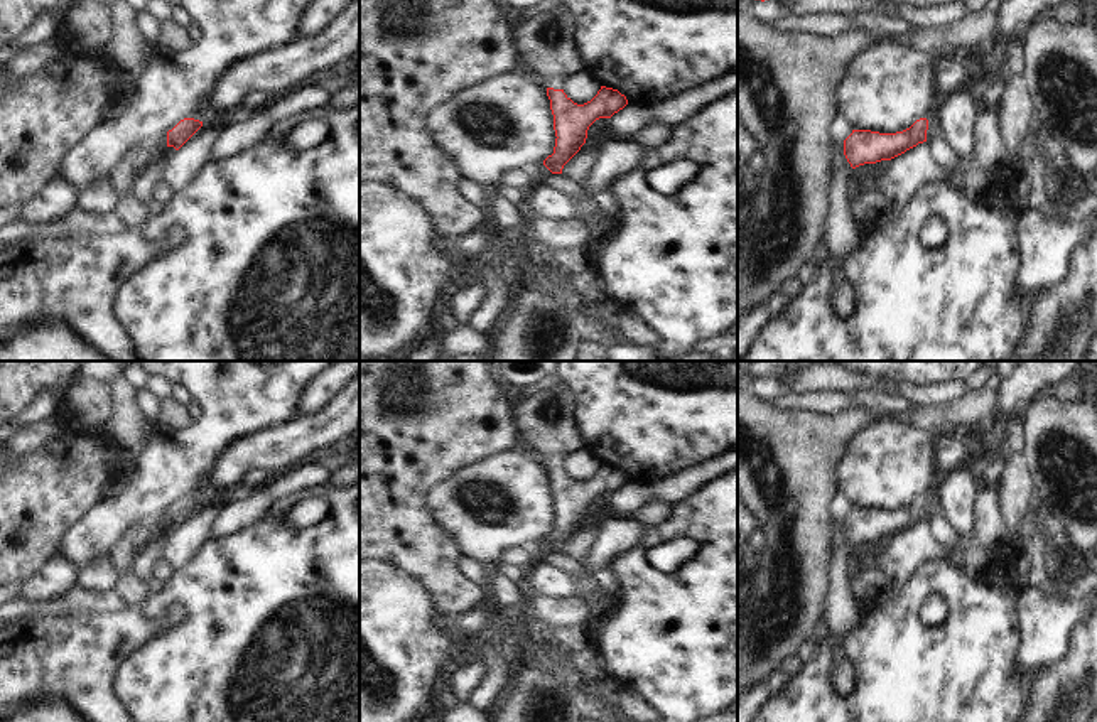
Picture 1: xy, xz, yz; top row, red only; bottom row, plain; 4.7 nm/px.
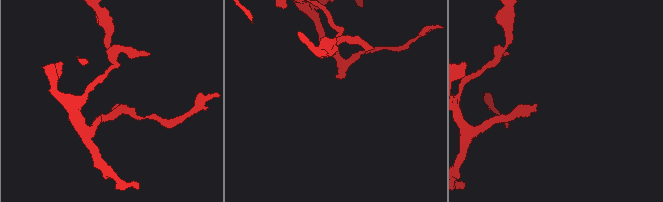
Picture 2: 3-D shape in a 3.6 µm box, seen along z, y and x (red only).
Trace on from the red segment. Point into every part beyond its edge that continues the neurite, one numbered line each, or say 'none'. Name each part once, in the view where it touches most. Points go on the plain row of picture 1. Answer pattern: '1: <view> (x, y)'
none

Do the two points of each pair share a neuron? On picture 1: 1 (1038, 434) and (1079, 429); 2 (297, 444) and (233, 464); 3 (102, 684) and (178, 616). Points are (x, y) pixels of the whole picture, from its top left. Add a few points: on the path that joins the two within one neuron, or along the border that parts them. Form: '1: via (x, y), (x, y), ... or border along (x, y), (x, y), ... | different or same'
1: via (1048, 431), (1069, 429) | same
2: via (282, 449), (248, 456) | same
3: via (103, 660), (135, 628), (154, 626) | same

